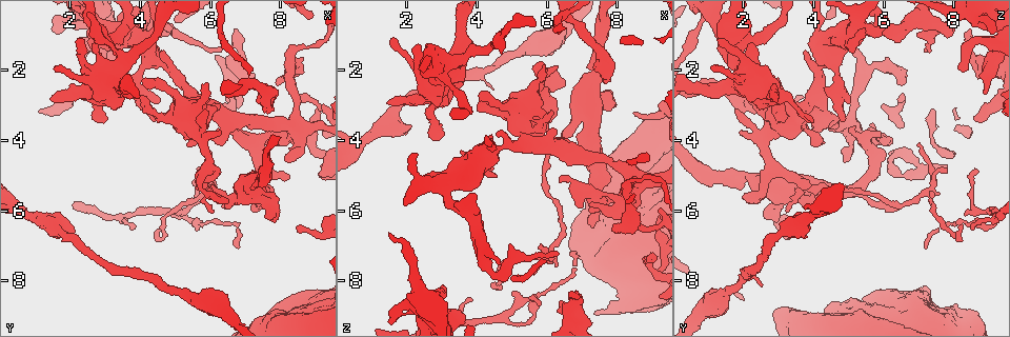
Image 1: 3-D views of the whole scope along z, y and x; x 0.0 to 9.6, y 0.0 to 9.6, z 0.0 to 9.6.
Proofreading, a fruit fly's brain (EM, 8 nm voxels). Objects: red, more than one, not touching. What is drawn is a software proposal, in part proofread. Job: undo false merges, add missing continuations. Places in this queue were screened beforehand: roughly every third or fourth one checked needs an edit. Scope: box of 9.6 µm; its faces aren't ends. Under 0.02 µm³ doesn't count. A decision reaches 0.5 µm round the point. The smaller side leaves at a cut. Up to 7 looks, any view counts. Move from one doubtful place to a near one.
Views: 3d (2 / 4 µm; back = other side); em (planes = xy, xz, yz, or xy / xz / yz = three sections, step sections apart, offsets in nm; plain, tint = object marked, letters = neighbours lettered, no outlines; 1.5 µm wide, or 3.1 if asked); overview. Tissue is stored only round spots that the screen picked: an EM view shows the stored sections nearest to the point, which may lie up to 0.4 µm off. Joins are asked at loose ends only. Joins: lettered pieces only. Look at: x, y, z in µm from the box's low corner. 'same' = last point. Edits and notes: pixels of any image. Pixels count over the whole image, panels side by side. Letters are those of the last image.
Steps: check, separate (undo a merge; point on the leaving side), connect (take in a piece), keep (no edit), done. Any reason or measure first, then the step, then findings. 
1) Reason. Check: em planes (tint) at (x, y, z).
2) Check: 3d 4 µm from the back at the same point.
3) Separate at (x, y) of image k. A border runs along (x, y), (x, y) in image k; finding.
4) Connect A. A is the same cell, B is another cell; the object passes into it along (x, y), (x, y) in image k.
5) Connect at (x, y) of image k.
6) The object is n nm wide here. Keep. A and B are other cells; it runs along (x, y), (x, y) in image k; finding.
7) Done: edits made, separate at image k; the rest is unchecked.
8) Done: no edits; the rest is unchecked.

Branch stops here. Check: em yz step 8 (tint) at (1.60, 2.00, 1.15).

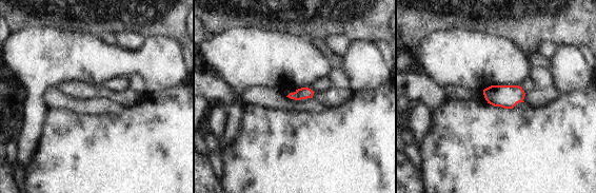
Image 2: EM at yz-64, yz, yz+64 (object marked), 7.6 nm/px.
Another direction. Check: em planes (tint) at the same point.

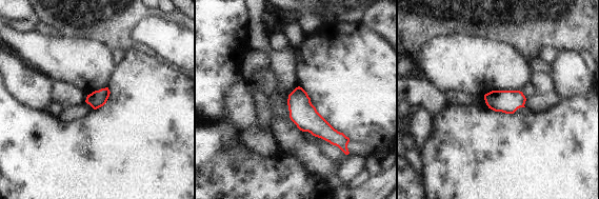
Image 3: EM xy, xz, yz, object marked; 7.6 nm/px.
Check: em planes (letters) at the same point.

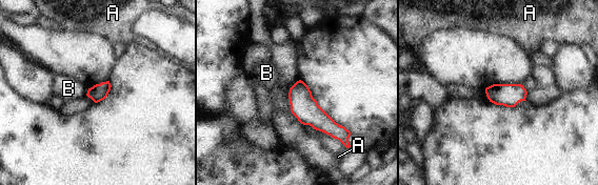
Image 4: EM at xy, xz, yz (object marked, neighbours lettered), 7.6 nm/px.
Keep. A and B are other cells; a border runs along (88, 88), (85, 95) in image 4; no lettered piece goes on from it.

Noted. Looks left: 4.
Check: 3d 4 µm at (3.15, 1.30, 1.95).

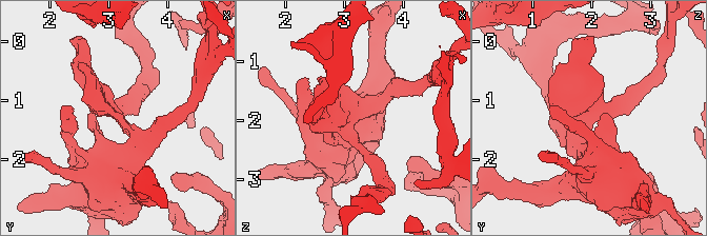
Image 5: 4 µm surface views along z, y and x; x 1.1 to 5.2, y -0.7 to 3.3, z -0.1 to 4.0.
Now the EM. Check: em xy step 8 (tint) at (3.10, 1.25, 1.85).

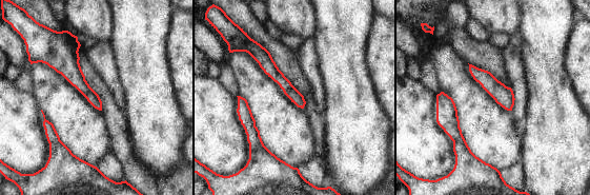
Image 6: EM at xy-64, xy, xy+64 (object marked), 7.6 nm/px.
Check: em planes (letters) at the same point.

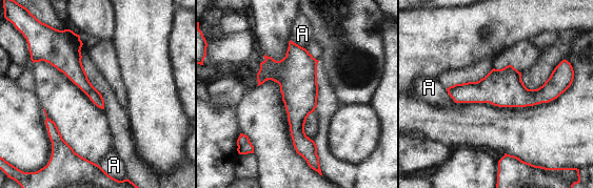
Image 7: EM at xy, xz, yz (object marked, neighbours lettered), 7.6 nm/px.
Keep. A is another cell; a border runs along (291, 40), (304, 48) in image 7; one cell here.

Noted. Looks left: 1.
Done: no edits; the rest is unchecked.

